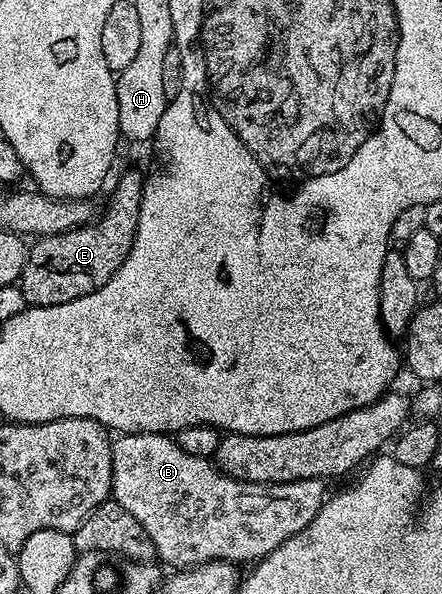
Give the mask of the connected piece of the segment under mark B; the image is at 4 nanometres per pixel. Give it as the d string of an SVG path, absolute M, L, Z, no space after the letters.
M129 432L116 435L111 445L111 453L113 454L111 496L118 504L125 506L125 510L129 510L129 514L133 514L133 518L137 518L137 522L141 522L141 526L145 526L145 534L149 534L149 538L153 538L156 557L160 561L163 559L165 563L172 564L173 567L171 568L175 570L195 568L203 563L211 563L214 560L232 562L251 560L250 562L258 562L273 550L277 550L277 546L281 546L289 538L293 538L293 534L305 530L305 526L309 526L309 522L313 522L313 518L321 510L325 499L325 491L323 492L325 484L322 480L298 480L297 482L281 482L280 484L254 484L249 481L225 478L223 472L208 457L185 454L185 450L181 450L181 446L177 446L174 438L161 432Z

